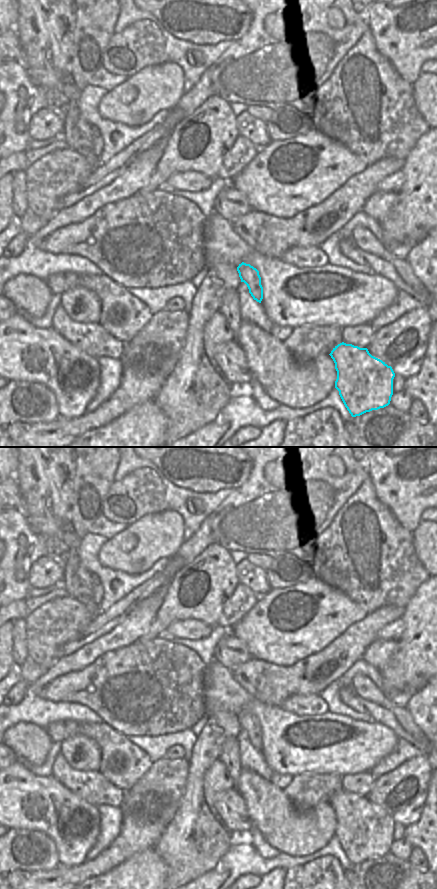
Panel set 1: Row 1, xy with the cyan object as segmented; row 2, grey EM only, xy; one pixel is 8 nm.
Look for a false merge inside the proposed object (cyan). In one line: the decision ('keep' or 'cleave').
keep

